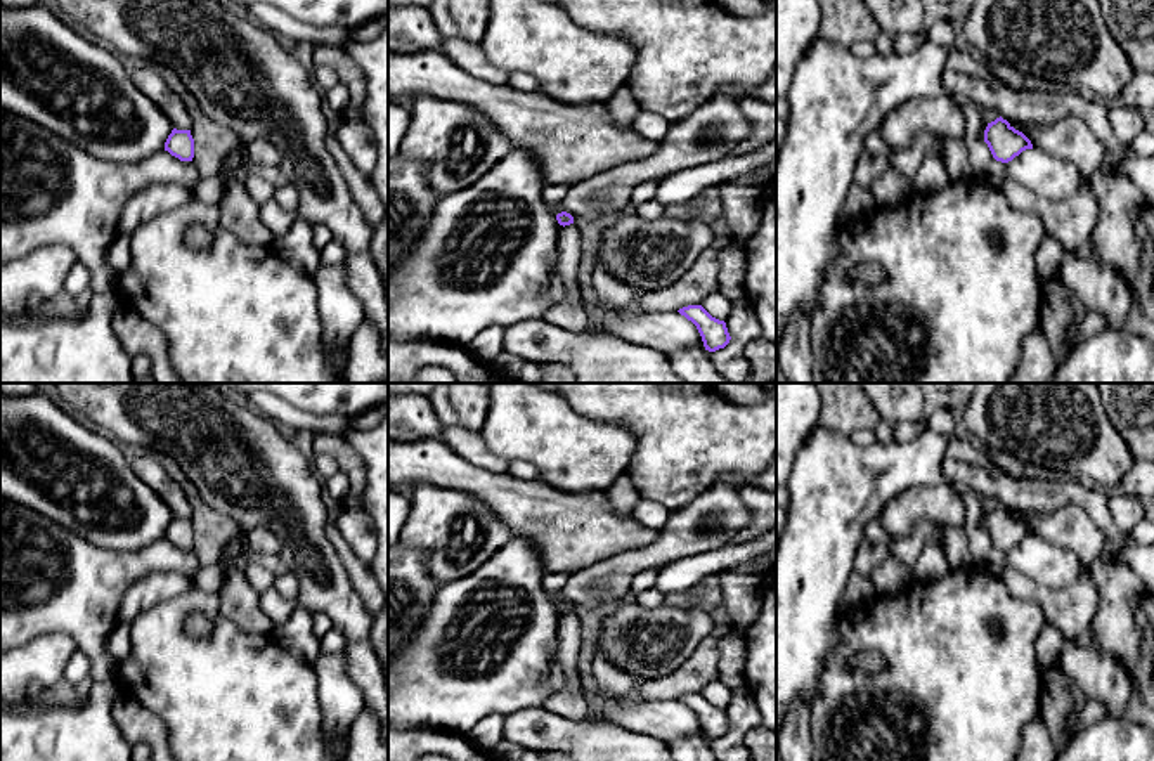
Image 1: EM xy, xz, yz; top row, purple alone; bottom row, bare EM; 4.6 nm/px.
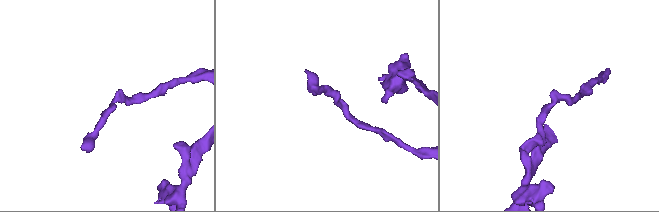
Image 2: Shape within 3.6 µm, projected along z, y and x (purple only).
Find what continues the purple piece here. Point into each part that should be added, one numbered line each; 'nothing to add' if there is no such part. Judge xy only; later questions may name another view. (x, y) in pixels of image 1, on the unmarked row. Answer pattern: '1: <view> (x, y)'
nothing to add

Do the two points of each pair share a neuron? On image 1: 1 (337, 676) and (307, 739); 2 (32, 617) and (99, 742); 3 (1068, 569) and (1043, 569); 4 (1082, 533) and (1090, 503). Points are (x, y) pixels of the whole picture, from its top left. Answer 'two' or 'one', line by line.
1: two
2: two
3: one
4: two

